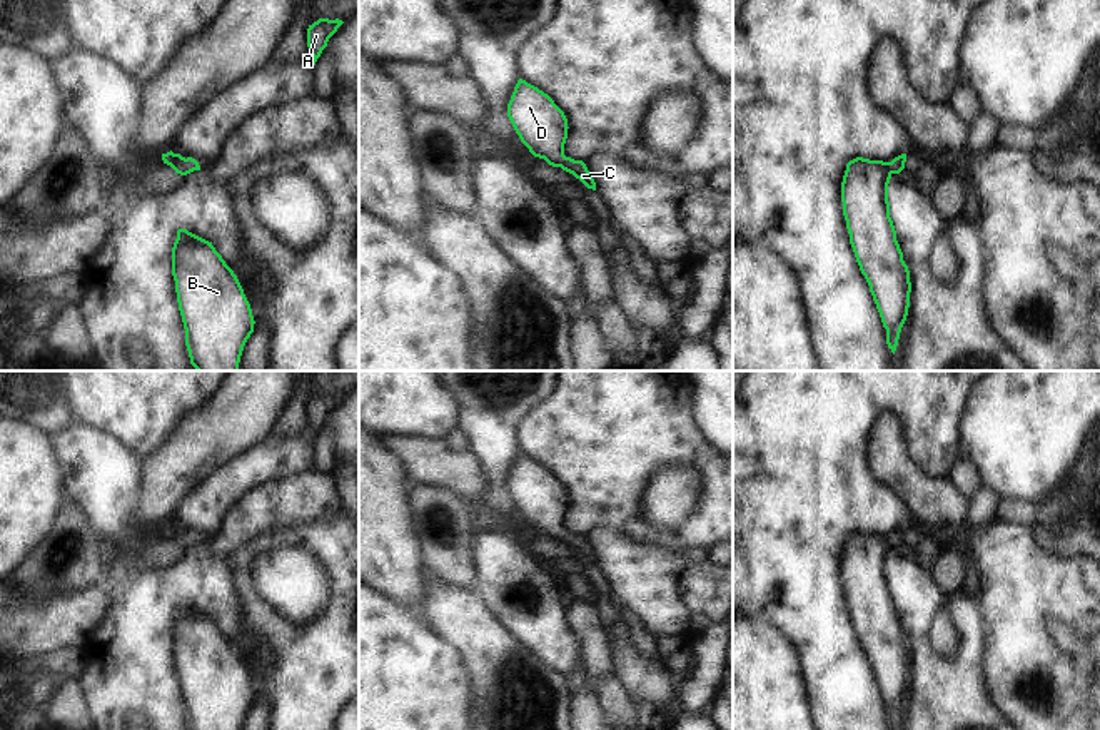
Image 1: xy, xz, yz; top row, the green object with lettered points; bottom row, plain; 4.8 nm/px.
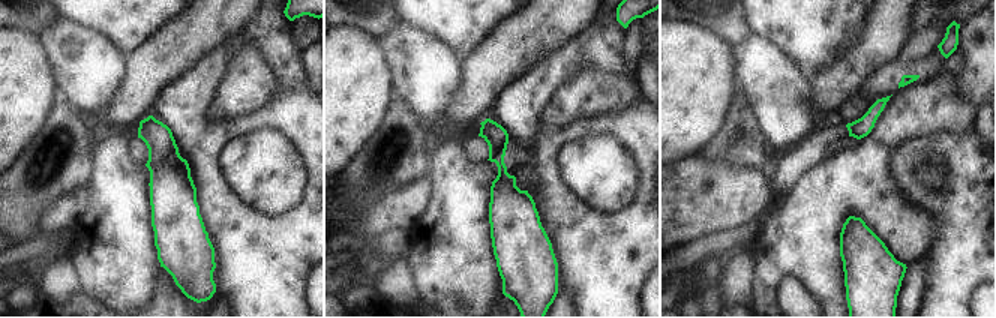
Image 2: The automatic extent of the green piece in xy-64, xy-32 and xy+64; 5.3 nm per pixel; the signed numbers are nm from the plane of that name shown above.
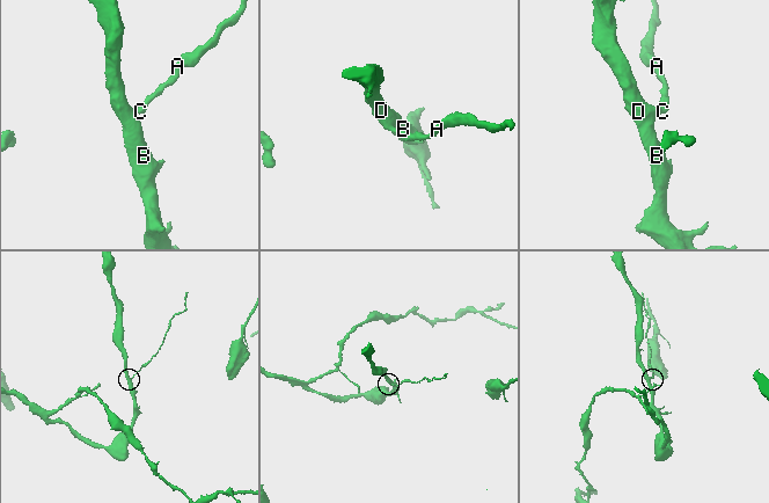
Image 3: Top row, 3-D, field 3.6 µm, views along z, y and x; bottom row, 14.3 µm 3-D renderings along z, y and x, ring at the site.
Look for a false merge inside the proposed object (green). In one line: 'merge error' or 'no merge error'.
no merge error

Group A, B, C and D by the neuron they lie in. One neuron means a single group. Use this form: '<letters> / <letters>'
A B C D

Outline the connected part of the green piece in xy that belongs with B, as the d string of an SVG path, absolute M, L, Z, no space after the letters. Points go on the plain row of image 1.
M179 603L172 650L189 730L242 730L255 695L237 650L212 616Z

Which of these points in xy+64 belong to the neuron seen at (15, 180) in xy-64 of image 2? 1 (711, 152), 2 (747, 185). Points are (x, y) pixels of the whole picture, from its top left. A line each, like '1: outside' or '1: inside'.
1: inside
2: outside

